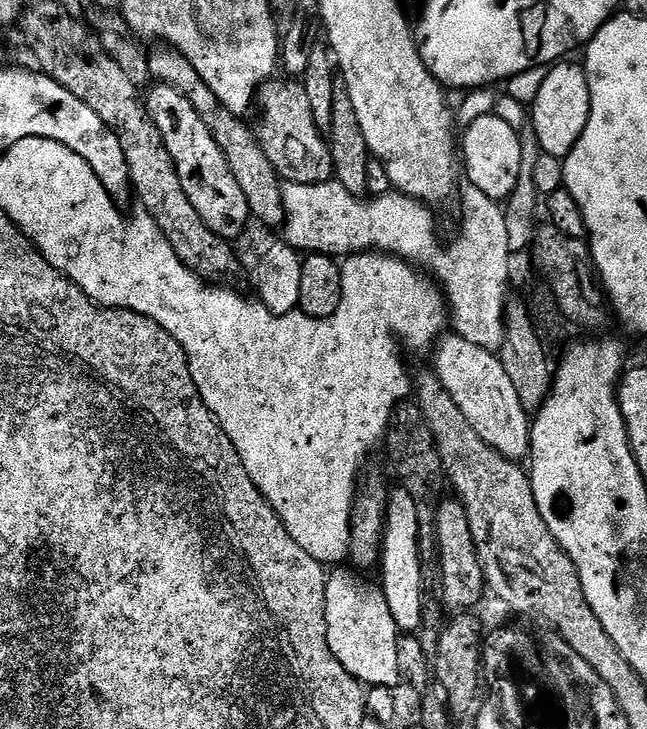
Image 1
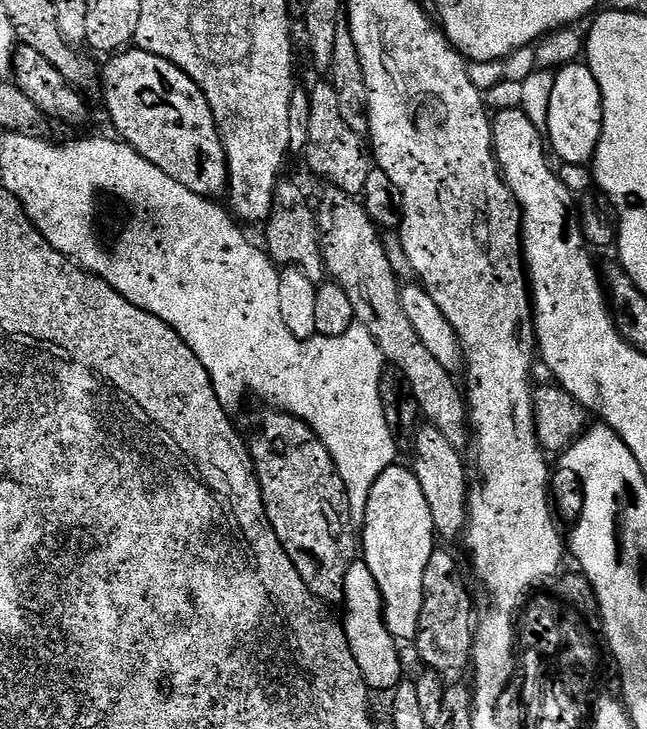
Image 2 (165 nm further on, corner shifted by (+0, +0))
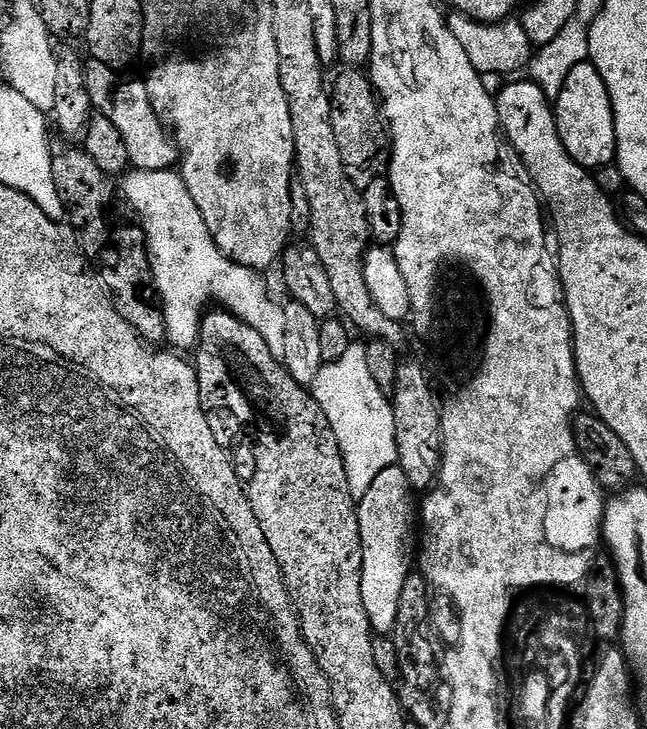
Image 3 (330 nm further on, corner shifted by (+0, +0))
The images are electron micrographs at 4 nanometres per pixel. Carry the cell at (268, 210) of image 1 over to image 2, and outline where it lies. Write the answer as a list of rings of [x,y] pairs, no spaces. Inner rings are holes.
[[[287,182],[276,185],[276,197],[264,230],[263,243],[268,255],[277,265],[302,270],[306,278],[317,282],[325,279],[324,253],[320,246],[320,230],[316,227],[316,212],[313,205],[312,208],[308,205],[308,200],[298,185]]]

